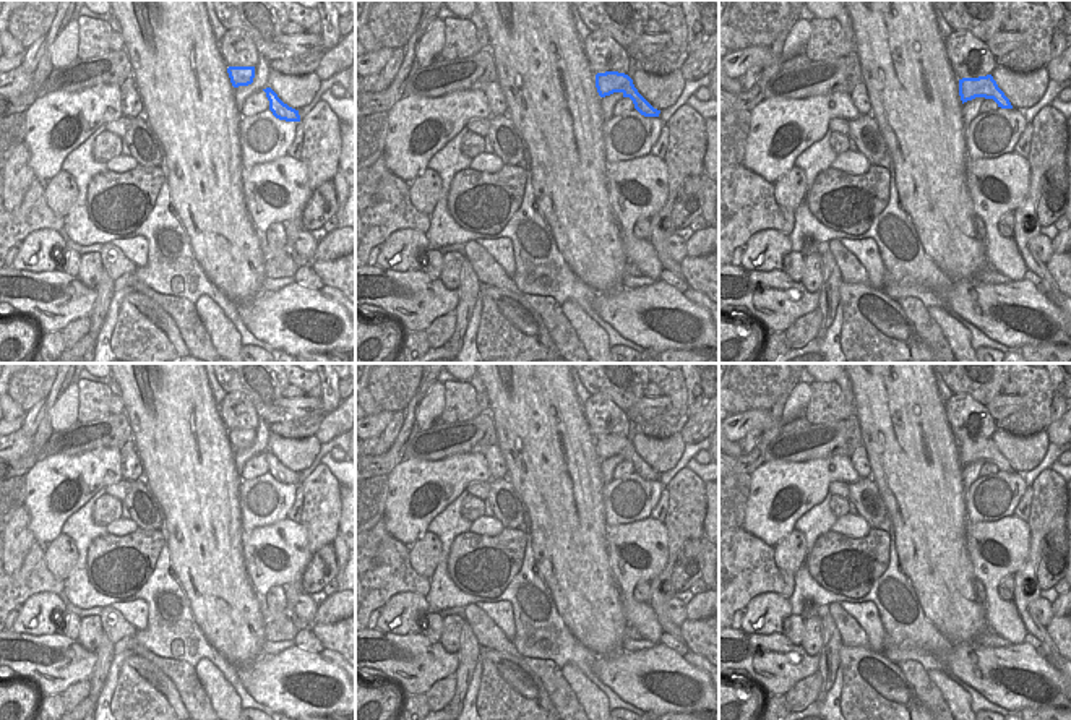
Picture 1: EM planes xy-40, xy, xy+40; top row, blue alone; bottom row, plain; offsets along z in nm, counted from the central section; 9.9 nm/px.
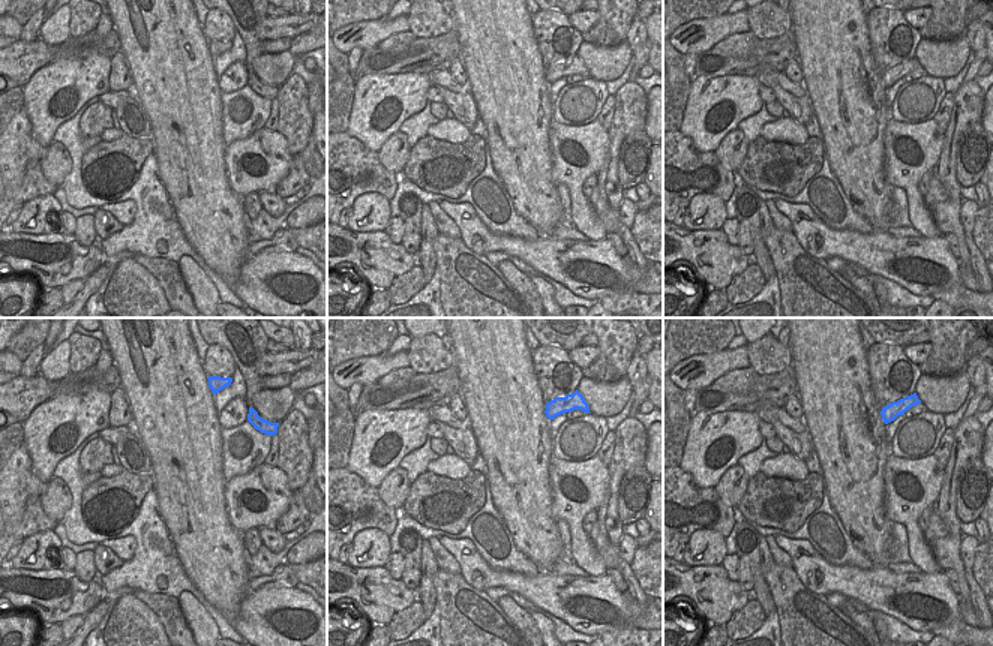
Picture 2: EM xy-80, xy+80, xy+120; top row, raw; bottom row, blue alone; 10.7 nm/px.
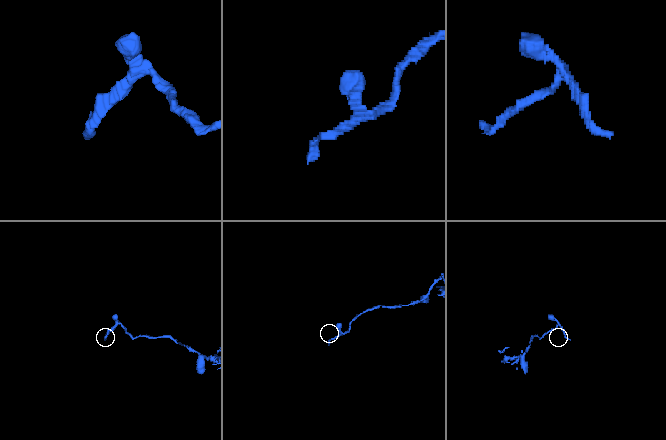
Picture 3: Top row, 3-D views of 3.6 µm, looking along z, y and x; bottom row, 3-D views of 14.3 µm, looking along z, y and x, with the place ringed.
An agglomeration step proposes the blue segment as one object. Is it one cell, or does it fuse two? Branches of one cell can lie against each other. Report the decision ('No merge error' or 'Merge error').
Merge error.

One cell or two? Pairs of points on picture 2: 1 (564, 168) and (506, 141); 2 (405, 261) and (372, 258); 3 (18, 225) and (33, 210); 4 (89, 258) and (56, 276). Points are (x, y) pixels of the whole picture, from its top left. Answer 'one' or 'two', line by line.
1: two
2: one
3: one
4: one

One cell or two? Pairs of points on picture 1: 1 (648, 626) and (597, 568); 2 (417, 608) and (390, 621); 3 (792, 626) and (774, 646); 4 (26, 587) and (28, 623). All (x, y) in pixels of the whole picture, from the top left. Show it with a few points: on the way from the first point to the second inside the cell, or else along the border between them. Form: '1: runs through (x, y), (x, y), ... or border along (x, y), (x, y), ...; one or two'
1: border along (620, 597), (623, 615), (628, 621); two
2: runs through (411, 608), (396, 618); one
3: border along (781, 633), (799, 646); two
4: border along (60, 594), (34, 592), (21, 605); two

